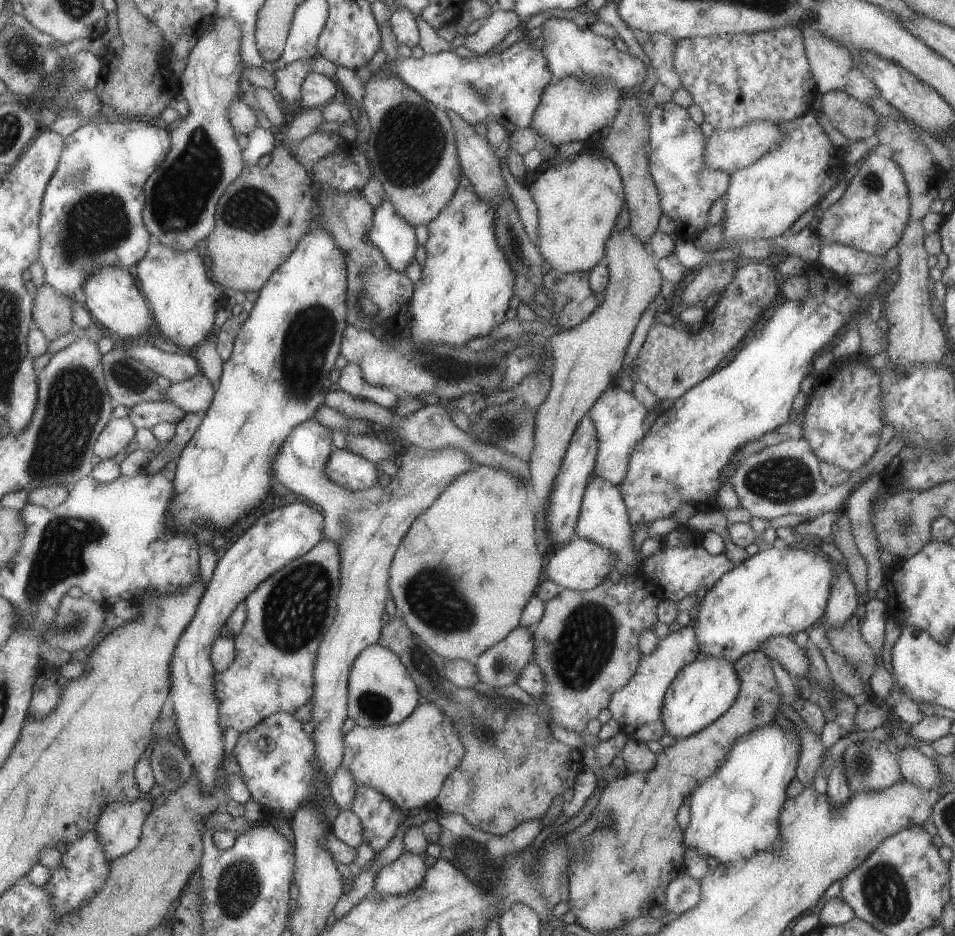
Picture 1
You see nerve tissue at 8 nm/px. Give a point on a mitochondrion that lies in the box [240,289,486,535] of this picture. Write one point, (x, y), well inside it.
(309, 337)

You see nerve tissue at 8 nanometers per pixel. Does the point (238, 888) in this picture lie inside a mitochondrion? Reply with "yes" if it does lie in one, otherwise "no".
yes

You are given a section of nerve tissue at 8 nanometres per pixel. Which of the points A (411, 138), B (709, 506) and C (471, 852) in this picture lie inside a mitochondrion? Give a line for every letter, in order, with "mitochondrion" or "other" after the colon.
A: mitochondrion
B: other
C: mitochondrion

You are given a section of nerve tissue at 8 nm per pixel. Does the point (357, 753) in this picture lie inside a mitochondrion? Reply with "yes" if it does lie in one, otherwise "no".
no

